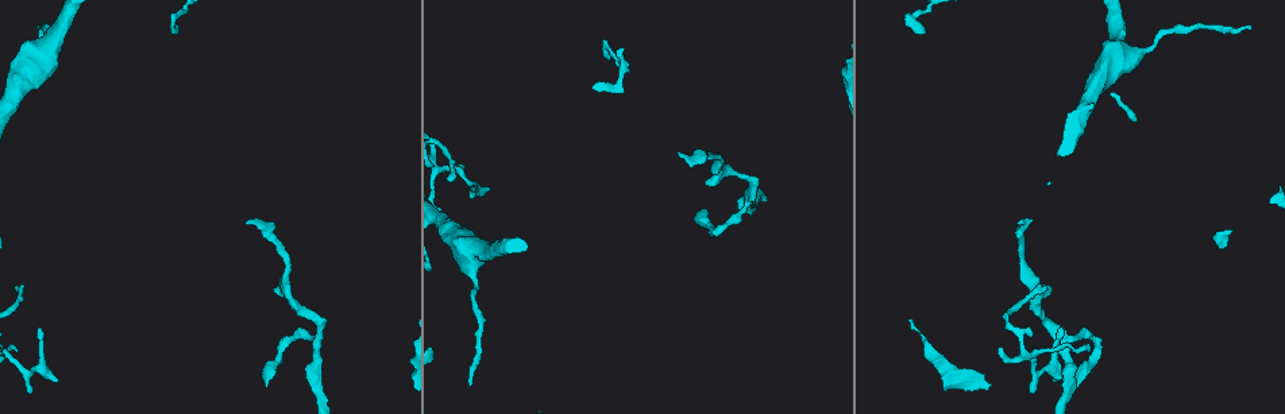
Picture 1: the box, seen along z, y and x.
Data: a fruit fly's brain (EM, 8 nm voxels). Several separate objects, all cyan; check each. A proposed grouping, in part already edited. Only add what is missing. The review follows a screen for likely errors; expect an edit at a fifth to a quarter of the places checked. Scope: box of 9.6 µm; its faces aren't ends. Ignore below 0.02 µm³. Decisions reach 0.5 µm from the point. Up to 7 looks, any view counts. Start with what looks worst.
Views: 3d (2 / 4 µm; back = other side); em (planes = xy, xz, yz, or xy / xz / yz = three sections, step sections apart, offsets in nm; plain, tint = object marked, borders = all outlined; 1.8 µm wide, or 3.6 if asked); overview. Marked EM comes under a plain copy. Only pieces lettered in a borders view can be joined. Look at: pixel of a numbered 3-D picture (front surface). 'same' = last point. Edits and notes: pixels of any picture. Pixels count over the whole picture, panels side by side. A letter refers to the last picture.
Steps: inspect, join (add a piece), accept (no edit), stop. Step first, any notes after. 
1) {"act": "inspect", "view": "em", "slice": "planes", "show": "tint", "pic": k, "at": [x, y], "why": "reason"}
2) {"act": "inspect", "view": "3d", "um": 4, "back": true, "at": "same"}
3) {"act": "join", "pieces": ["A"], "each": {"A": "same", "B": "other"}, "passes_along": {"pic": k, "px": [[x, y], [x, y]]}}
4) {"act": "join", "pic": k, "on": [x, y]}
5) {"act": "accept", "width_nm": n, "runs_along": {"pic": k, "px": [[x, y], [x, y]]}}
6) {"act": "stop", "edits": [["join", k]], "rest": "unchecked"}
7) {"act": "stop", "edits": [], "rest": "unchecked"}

{"act": "inspect", "view": "em", "slice": "xz", "step": 8, "show": "tint", "pic": 1, "at": [679, 151], "why": "an open end"}

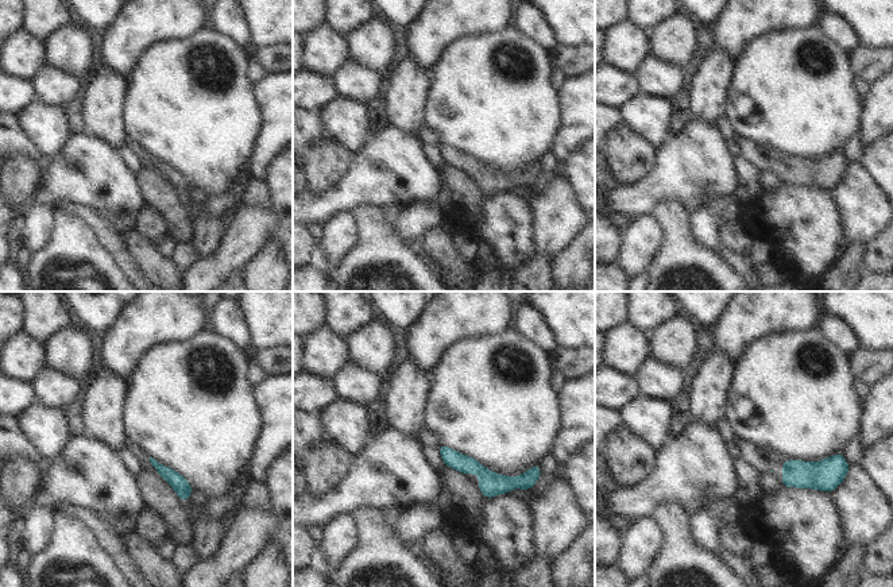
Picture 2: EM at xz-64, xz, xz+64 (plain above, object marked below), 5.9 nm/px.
{"act": "inspect", "view": "em", "slice": "planes", "show": "borders", "at": "same", "why": "another direction"}

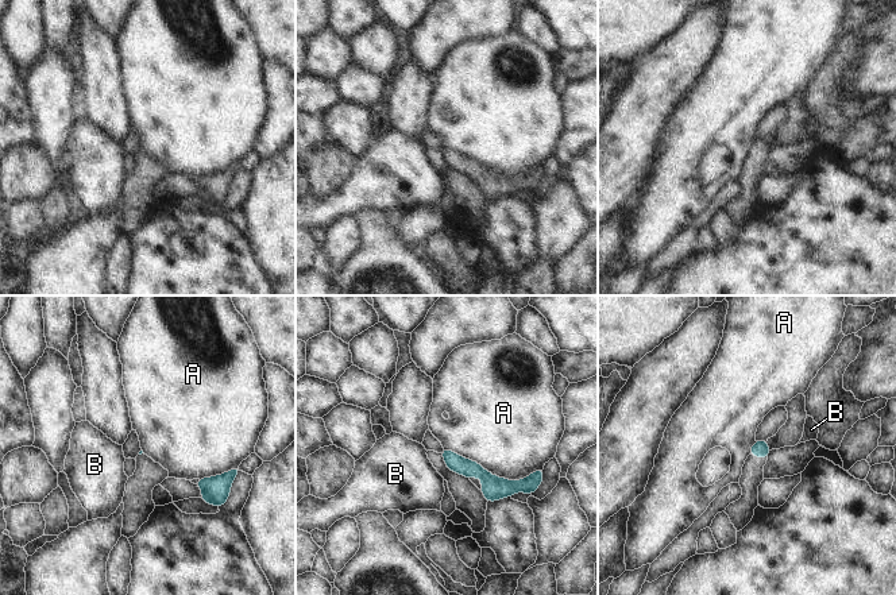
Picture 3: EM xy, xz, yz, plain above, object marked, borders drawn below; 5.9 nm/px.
{"act": "accept", "each": {"A": "other", "B": "other"}, "border": {"pic": 3, "px": [[443, 447], [512, 480], [537, 470]]}, "found": "none of them fits"}

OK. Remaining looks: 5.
{"act": "inspect", "view": "em", "slice": "planes", "show": "borders", "pic": 1, "at": [36, 28], "why": "thin end"}

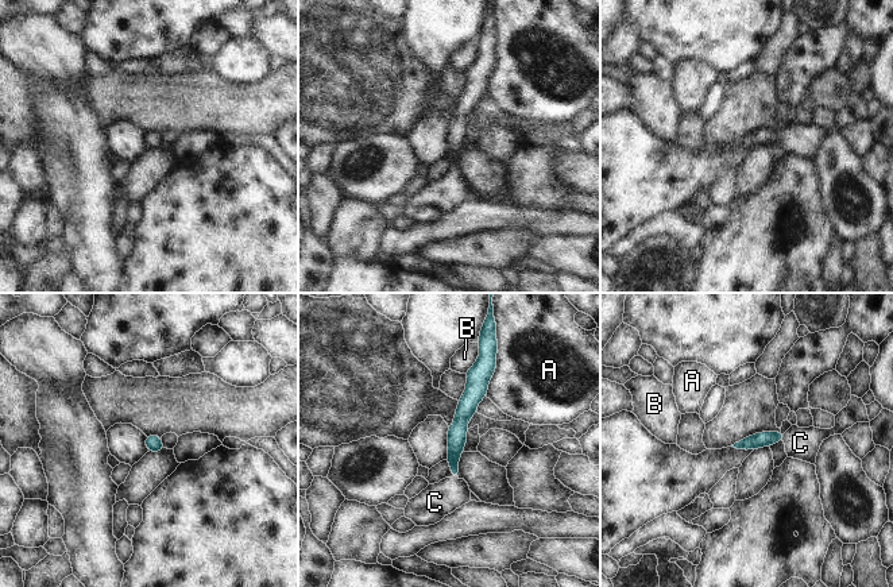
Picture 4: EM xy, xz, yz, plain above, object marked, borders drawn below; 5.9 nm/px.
{"act": "join", "pieces": ["C"], "longest_contact_nm": ["A", 220], "each": {"A": "other", "B": "other", "C": "same"}, "found": "it goes on there"}

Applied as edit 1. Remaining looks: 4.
{"act": "inspect", "view": "em", "slice": "xz", "step": 8, "show": "tint", "pic": 1, "at": [57, 381], "why": "an open end"}

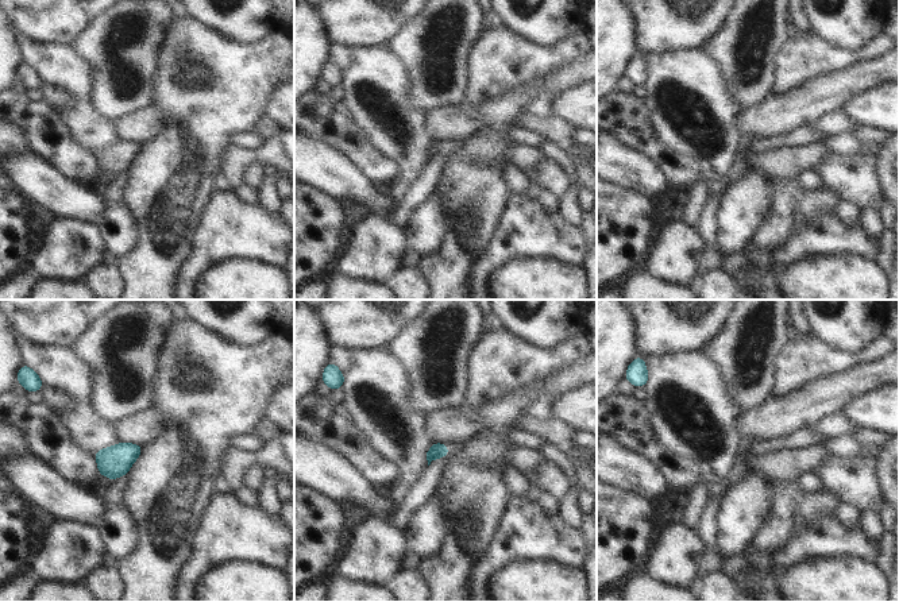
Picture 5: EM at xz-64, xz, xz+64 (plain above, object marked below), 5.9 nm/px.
{"act": "inspect", "view": "em", "slice": "yz", "step": 16, "show": "borders", "at": "same"}

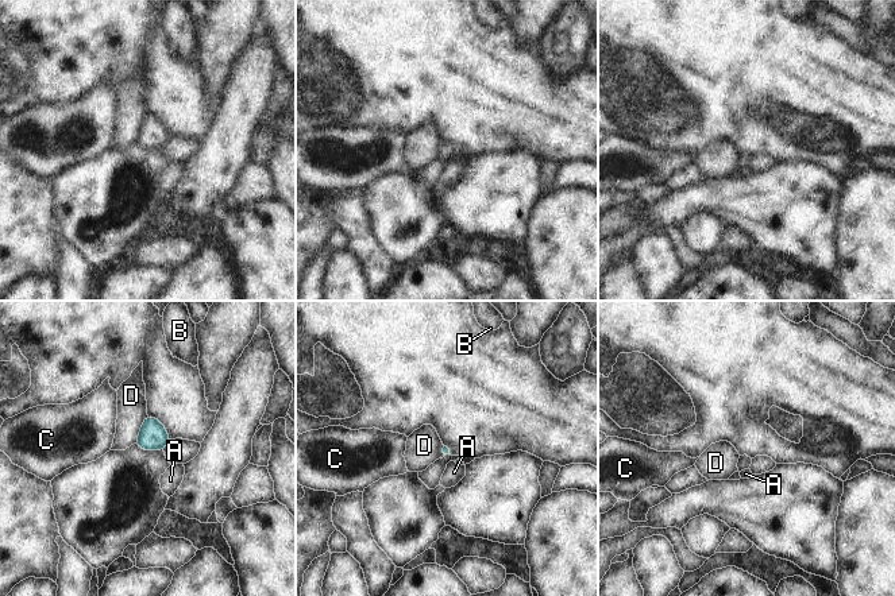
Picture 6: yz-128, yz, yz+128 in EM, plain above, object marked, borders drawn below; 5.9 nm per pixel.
{"act": "accept", "each": {"A": "other", "B": "other", "C": "other", "D": "other"}, "border": {"pic": 6, "px": [[147, 415], [135, 442]]}, "found": "none of them fits"}

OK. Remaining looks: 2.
{"act": "stop", "edits": [["join", 4]], "rest": "unchecked"}

